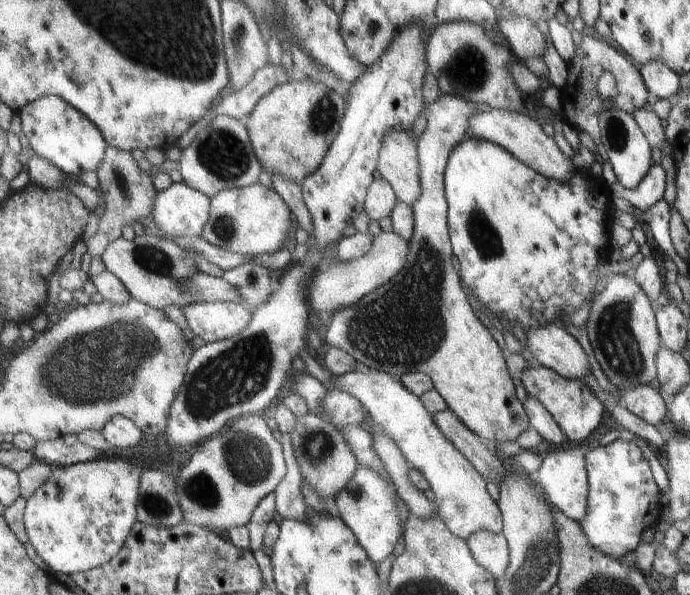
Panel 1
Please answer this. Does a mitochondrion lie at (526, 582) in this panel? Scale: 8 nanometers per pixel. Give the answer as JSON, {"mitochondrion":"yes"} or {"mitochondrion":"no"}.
{"mitochondrion":"yes"}

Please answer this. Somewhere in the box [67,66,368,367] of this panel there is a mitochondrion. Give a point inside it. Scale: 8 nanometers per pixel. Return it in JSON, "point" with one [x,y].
{"point":[222,152]}

